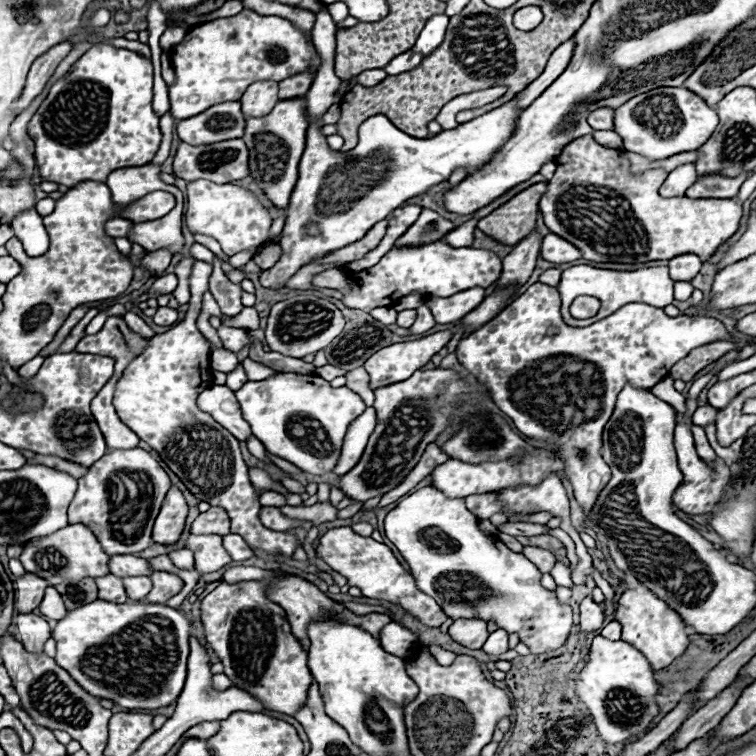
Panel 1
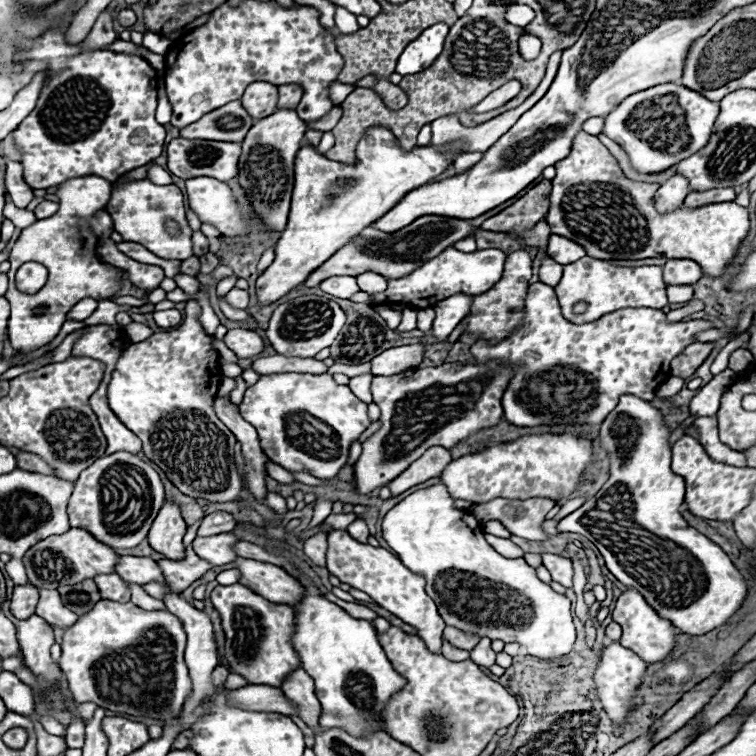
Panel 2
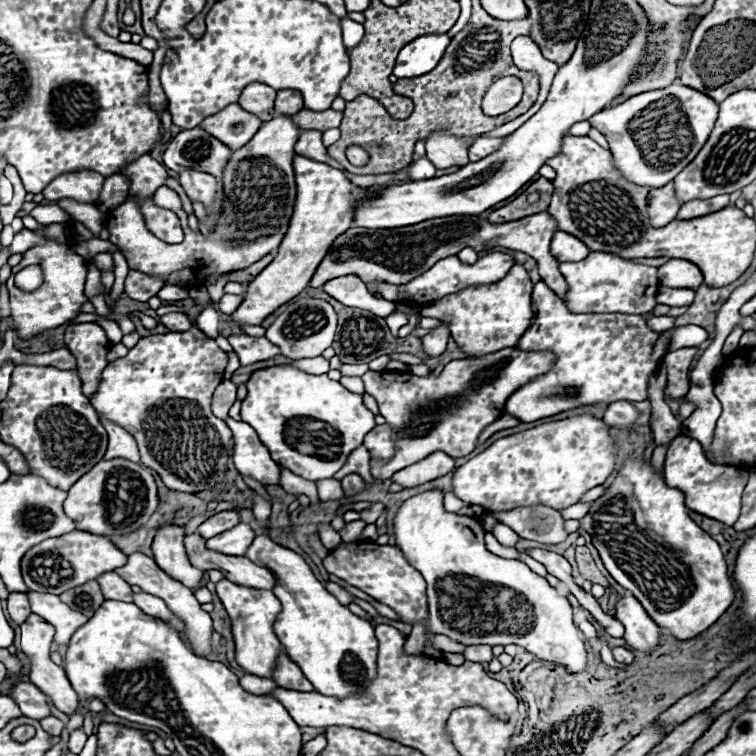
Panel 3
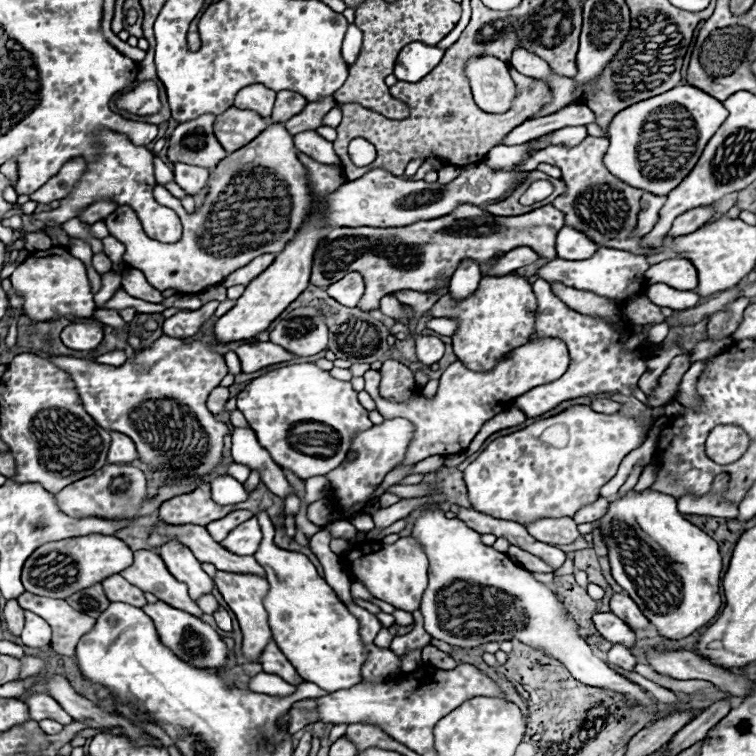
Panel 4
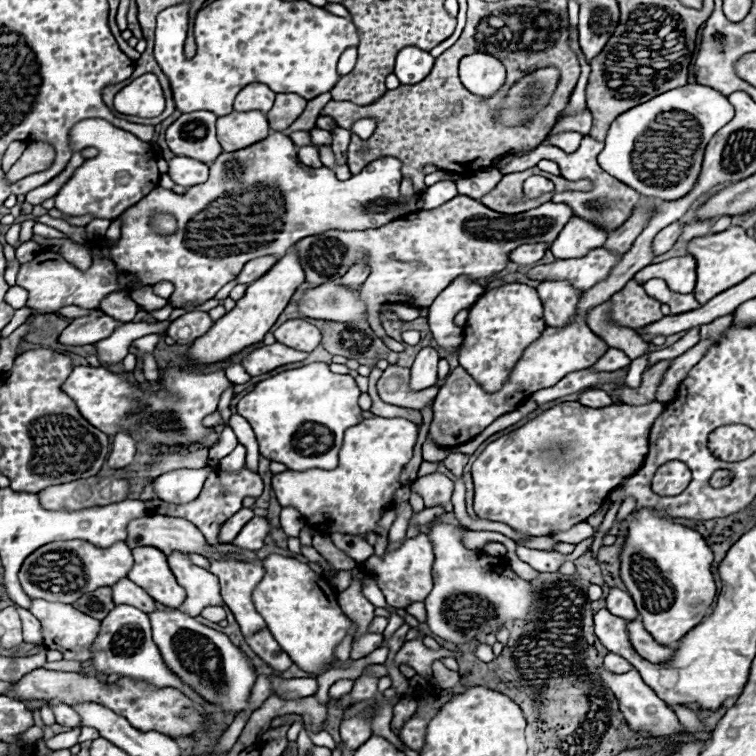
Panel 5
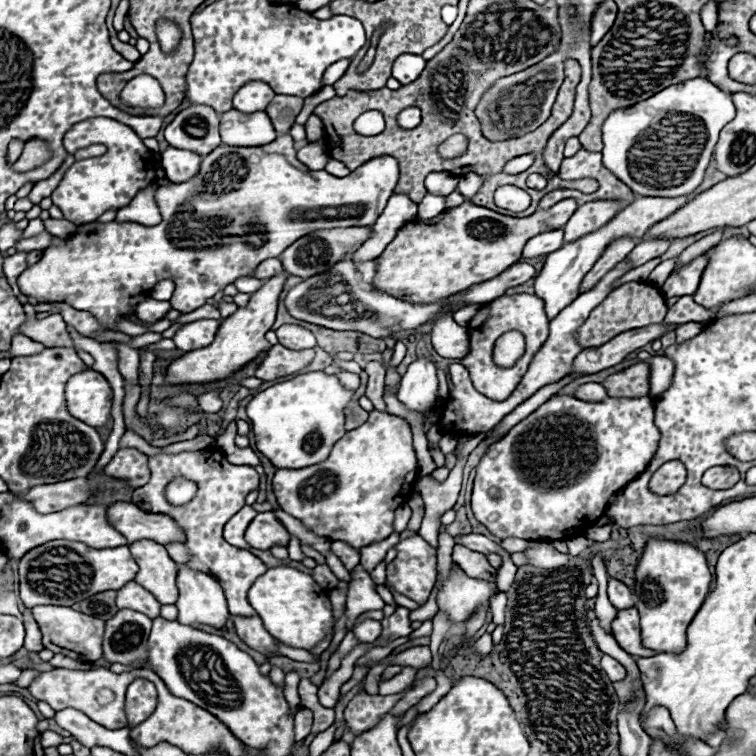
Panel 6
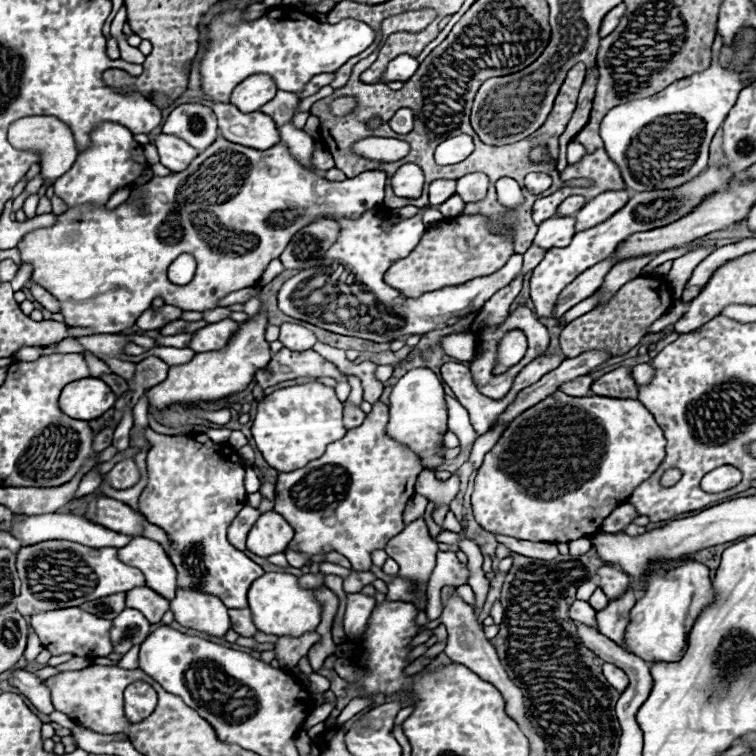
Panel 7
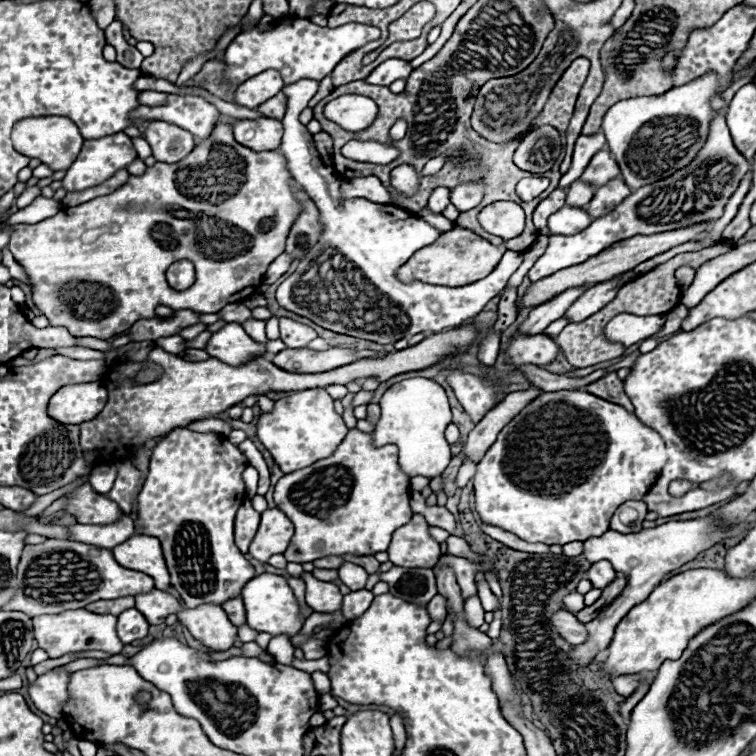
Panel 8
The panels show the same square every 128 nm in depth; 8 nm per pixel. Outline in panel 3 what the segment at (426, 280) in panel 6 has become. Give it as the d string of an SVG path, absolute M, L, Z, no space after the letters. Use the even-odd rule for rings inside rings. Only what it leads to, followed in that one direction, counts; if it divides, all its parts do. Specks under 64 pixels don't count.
M546 210L534 216L526 216L522 220L504 222L504 224L492 224L480 216L450 216L450 218L434 218L414 226L404 226L394 230L350 228L346 230L346 234L340 234L334 240L334 246L330 246L326 258L320 262L318 270L314 272L310 286L320 288L324 282L332 278L340 278L344 274L356 274L364 282L386 282L386 284L400 286L402 282L410 282L410 278L416 278L418 274L424 274L426 270L430 270L434 262L448 256L456 256L458 250L462 250L464 246L470 246L478 252L486 252L492 246L494 248L504 246L510 250L520 250L530 254L538 262L542 280L560 298L566 298L568 284L564 282L564 276L558 272L556 258L550 254L550 242L556 230L558 230L558 224Z

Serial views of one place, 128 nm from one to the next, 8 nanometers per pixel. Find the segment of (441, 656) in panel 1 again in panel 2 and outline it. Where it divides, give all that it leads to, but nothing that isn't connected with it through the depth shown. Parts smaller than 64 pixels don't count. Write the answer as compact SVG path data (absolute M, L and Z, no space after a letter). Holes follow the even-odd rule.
M334 530L328 534L326 568L330 570L330 574L338 576L340 582L346 582L356 590L366 592L382 608L398 616L402 622L414 626L418 630L418 636L426 642L426 648L432 654L442 652L442 630L446 628L446 624L438 616L436 604L424 592L424 580L420 578L420 574L410 572L392 552L384 548L374 548L370 544L362 544L350 538L348 532Z

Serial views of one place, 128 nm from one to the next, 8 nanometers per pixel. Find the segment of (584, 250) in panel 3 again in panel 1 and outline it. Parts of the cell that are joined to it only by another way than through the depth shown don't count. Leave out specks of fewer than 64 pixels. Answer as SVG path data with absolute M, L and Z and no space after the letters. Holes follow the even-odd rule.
M548 234L542 240L542 258L554 264L566 264L582 258L580 250L576 246L570 246L564 238L558 238L556 234Z

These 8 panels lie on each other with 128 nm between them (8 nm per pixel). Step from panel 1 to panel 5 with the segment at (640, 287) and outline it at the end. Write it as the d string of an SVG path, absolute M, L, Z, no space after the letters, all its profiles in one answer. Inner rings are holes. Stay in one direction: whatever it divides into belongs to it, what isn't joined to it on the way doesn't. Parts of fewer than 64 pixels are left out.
M594 248L584 258L574 260L556 260L552 264L534 266L526 272L532 280L548 280L548 278L566 278L570 284L574 284L580 290L588 290L598 280L604 280L610 268L620 260L622 256L614 256L604 248Z

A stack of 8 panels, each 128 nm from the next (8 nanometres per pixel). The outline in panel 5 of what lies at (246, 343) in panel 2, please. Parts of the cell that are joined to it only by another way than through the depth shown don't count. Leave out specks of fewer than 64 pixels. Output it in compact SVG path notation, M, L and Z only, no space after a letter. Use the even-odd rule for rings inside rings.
M272 344L272 346L262 346L254 352L250 352L244 360L242 360L242 366L246 368L246 372L250 376L260 376L260 374L266 374L274 368L280 368L284 364L292 364L292 362L300 362L304 360L308 354L306 352L300 352L300 350L292 350L284 344Z

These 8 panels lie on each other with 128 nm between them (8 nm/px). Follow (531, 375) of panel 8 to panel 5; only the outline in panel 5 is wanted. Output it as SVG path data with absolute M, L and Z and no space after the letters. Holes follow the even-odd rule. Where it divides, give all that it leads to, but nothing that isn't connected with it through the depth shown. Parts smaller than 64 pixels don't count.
M590 388L590 390L584 390L580 392L580 398L578 398L580 404L584 406L592 406L592 408L602 408L602 406L610 406L612 404L612 398L604 392L604 390L598 390L598 388Z

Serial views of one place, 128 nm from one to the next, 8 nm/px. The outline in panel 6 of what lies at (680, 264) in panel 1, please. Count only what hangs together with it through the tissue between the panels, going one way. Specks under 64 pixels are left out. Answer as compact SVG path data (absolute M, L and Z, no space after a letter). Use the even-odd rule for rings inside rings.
M698 256L688 266L680 268L678 272L672 272L670 278L666 280L666 284L662 286L664 296L672 298L672 296L690 296L690 294L694 294L698 290L698 282L700 282L702 270L706 266L708 266L708 258Z

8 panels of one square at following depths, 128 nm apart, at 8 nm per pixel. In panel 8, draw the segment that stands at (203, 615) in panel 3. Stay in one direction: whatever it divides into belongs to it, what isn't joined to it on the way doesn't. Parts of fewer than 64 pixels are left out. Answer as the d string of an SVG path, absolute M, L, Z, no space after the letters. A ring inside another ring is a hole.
M134 534L126 542L114 546L110 552L120 566L152 576L158 590L170 588L170 576L168 576L164 558L162 558L158 538Z

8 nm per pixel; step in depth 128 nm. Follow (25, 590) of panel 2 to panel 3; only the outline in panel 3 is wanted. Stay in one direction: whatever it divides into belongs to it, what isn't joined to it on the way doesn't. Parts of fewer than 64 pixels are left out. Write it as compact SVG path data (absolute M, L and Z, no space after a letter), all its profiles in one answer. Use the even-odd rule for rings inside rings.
M10 594L8 596L8 614L10 614L12 622L16 622L16 624L26 622L26 618L32 614L26 594Z

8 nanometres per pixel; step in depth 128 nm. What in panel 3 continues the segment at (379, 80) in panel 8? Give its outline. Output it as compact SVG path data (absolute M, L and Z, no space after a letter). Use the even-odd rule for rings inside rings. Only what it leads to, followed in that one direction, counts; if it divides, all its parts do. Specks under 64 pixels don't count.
M426 34L410 44L406 44L396 60L394 76L396 78L416 78L434 70L442 58L450 38L446 34Z

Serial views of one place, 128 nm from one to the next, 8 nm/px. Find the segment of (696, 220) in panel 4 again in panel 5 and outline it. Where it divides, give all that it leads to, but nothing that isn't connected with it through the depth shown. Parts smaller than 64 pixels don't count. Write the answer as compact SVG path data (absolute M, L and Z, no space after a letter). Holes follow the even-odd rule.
M672 222L670 226L666 226L666 230L660 230L660 232L656 234L654 242L652 242L654 254L660 256L660 254L668 252L668 250L674 246L674 242L678 240L680 232L682 232L682 222Z

